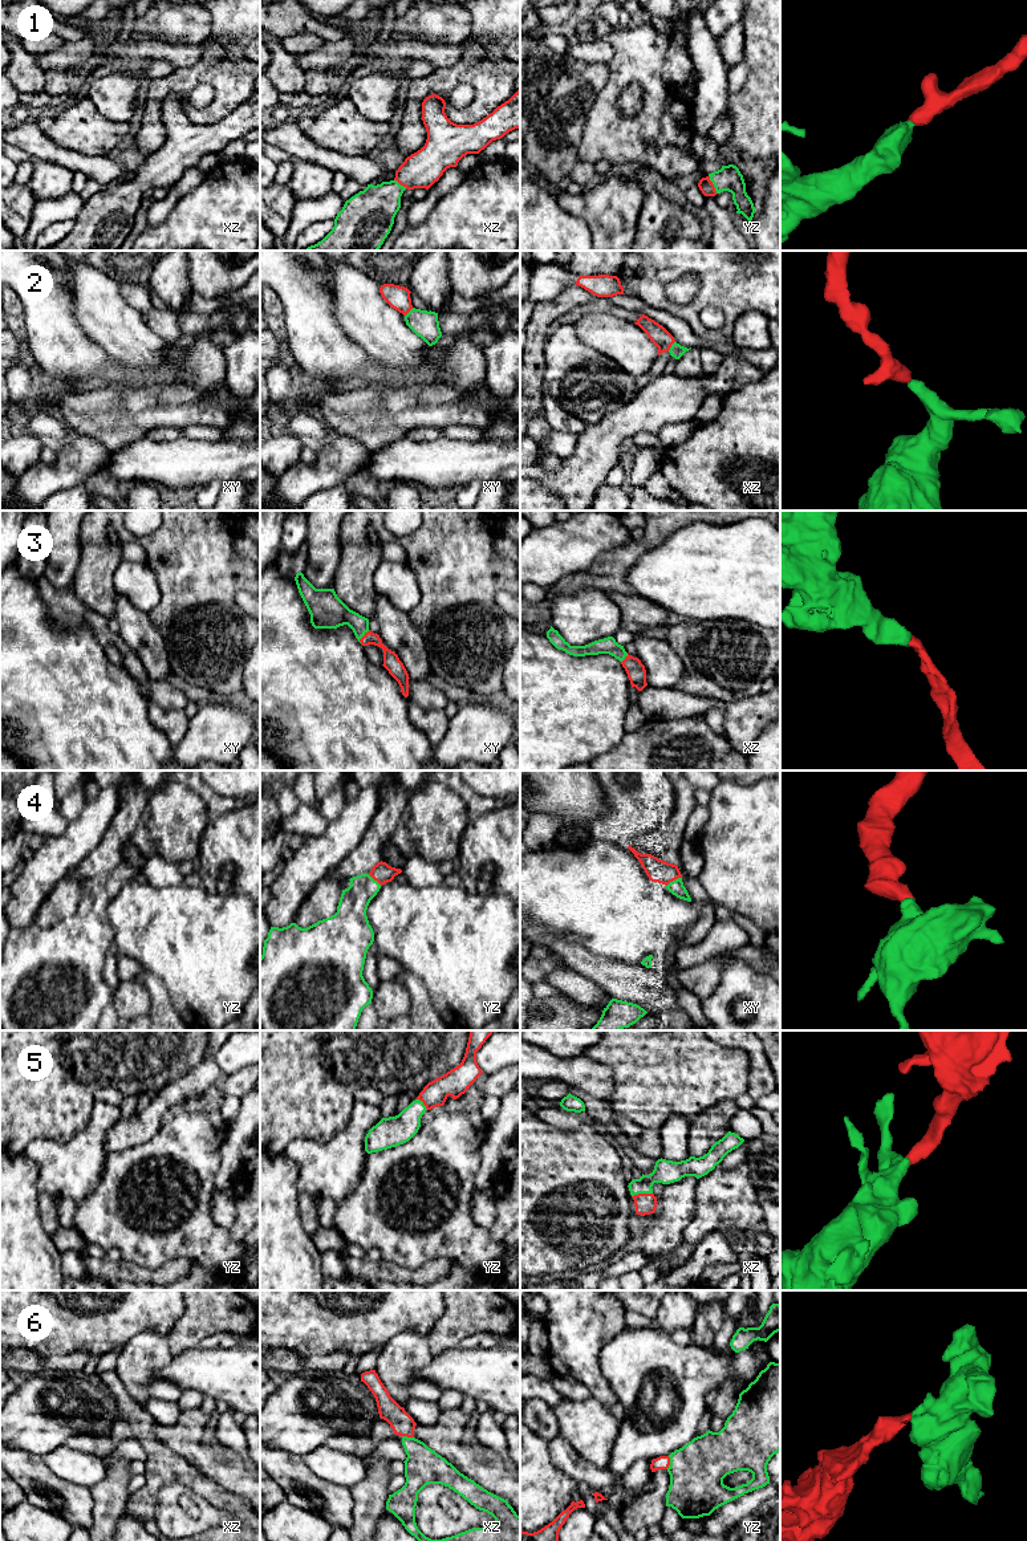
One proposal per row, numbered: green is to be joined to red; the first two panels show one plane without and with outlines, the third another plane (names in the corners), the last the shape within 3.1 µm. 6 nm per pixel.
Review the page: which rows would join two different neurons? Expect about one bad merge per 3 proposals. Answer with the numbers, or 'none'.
none

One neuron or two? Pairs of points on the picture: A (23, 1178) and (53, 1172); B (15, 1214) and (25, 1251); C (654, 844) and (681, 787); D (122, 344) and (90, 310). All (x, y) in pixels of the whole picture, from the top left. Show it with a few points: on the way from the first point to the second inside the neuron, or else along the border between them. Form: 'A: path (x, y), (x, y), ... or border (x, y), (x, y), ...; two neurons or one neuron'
A: border (23, 1153), (37, 1166), (37, 1188), (40, 1191); two neurons
B: path (15, 1223), (16, 1241); one neuron
C: path (669, 829), (682, 812), (682, 801); one neuron
D: path (116, 336), (98, 318); one neuron

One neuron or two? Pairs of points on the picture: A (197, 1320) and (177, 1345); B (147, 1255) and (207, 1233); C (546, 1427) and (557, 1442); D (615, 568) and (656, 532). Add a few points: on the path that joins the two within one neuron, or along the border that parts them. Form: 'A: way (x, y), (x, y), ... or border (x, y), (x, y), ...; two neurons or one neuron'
A: way (193, 1326), (181, 1338); one neuron
B: way (162, 1240), (169, 1233), (193, 1233); one neuron
C: border (559, 1432), (548, 1442); two neurons
D: way (625, 557), (645, 543); one neuron

